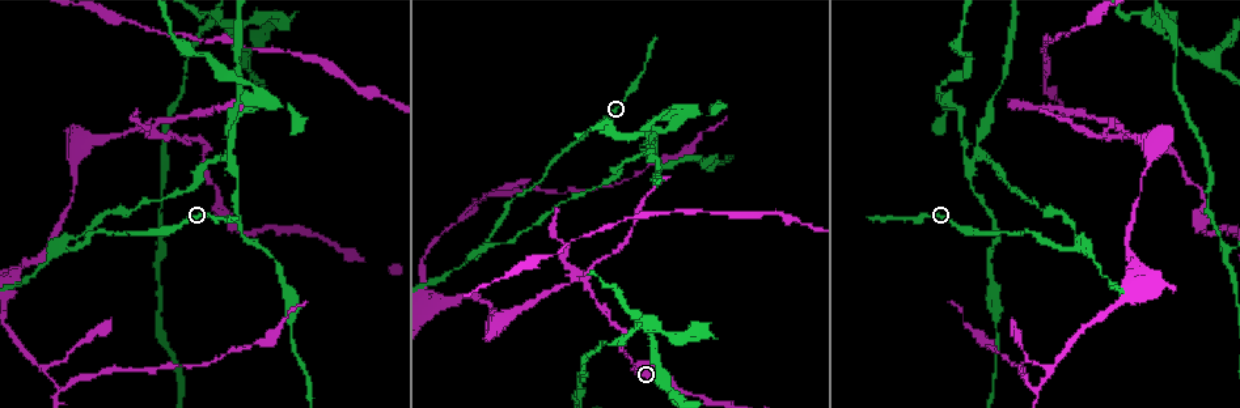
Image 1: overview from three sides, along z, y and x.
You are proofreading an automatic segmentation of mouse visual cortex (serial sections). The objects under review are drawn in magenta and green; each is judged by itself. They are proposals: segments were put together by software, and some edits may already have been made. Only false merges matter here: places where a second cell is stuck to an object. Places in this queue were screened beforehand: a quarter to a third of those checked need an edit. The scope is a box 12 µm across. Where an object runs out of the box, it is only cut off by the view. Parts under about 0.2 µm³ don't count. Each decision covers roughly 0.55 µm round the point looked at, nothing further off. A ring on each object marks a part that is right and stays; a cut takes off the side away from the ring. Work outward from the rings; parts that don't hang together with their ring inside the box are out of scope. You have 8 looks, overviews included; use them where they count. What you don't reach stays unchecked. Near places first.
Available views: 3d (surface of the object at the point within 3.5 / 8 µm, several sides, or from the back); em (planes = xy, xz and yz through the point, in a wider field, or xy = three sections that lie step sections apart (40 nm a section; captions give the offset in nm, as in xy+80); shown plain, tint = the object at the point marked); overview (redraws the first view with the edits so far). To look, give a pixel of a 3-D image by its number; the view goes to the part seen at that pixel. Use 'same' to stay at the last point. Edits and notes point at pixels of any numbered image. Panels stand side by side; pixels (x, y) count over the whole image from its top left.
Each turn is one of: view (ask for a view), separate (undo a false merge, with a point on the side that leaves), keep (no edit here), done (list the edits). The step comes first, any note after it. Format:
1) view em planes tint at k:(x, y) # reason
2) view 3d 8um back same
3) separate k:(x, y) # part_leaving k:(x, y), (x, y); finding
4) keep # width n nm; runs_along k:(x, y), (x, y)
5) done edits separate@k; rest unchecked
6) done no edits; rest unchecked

view 3d 3.5um back at 1:(626, 331) # abrupt turn

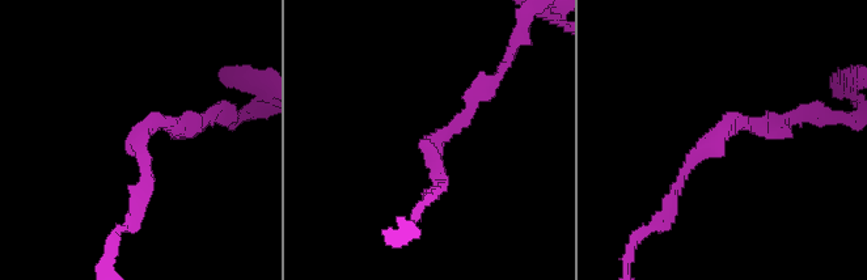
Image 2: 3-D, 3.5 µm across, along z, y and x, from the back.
view em xy step 5 tint at 2:(142, 130) # arm_widths 150, 200 nm

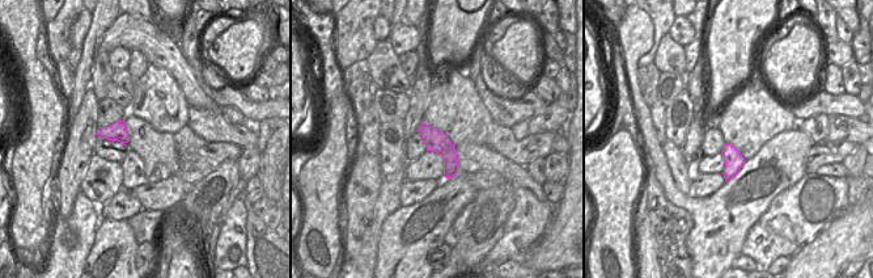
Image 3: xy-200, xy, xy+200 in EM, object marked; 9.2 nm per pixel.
keep # runs_along 2:(672, 192), (730, 119), (779, 123); continuous, no second cell

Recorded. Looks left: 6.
view 3d 3.5um at 1:(579, 271)

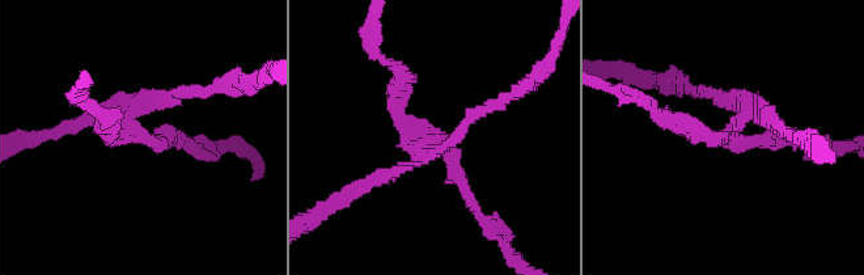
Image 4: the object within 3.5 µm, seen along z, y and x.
view em planes tint at 4:(435, 138) # need the tissue

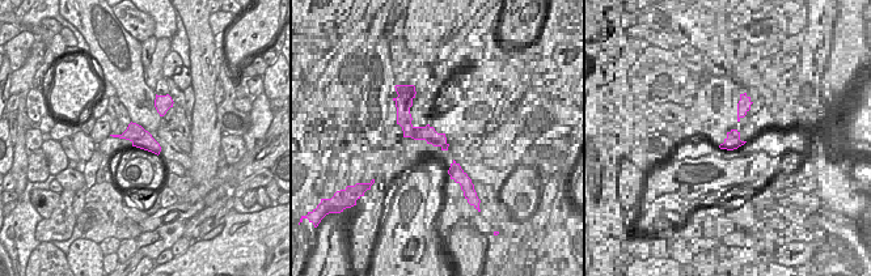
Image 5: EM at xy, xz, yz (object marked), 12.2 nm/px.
keep # runs_along 4:(475, 206), (439, 139), (371, 182); one cell here

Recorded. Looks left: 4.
view 3d 3.5um at 1:(71, 198) # a narrow waist

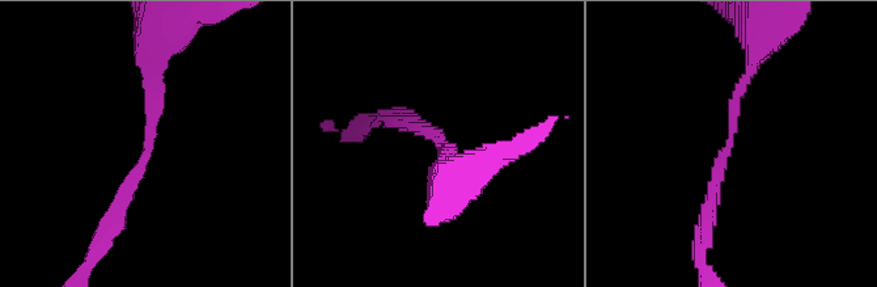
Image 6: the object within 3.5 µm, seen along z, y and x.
view em xy step 1 tint at 6:(150, 143) # arm_widths 150, 150 nm

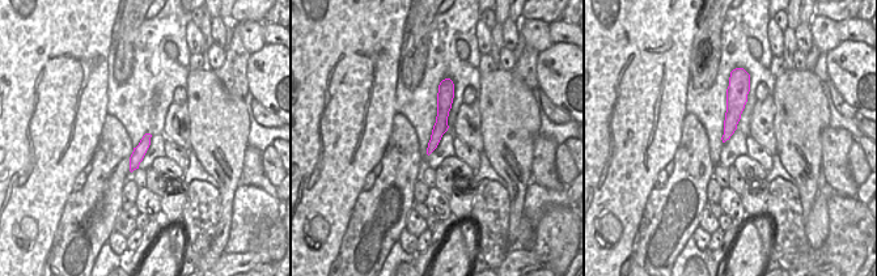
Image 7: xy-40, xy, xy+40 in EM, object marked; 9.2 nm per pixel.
keep # runs_along 7:(448, 83), (441, 126), (431, 147); one cell here

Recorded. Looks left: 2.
done no edits; rest unchecked

